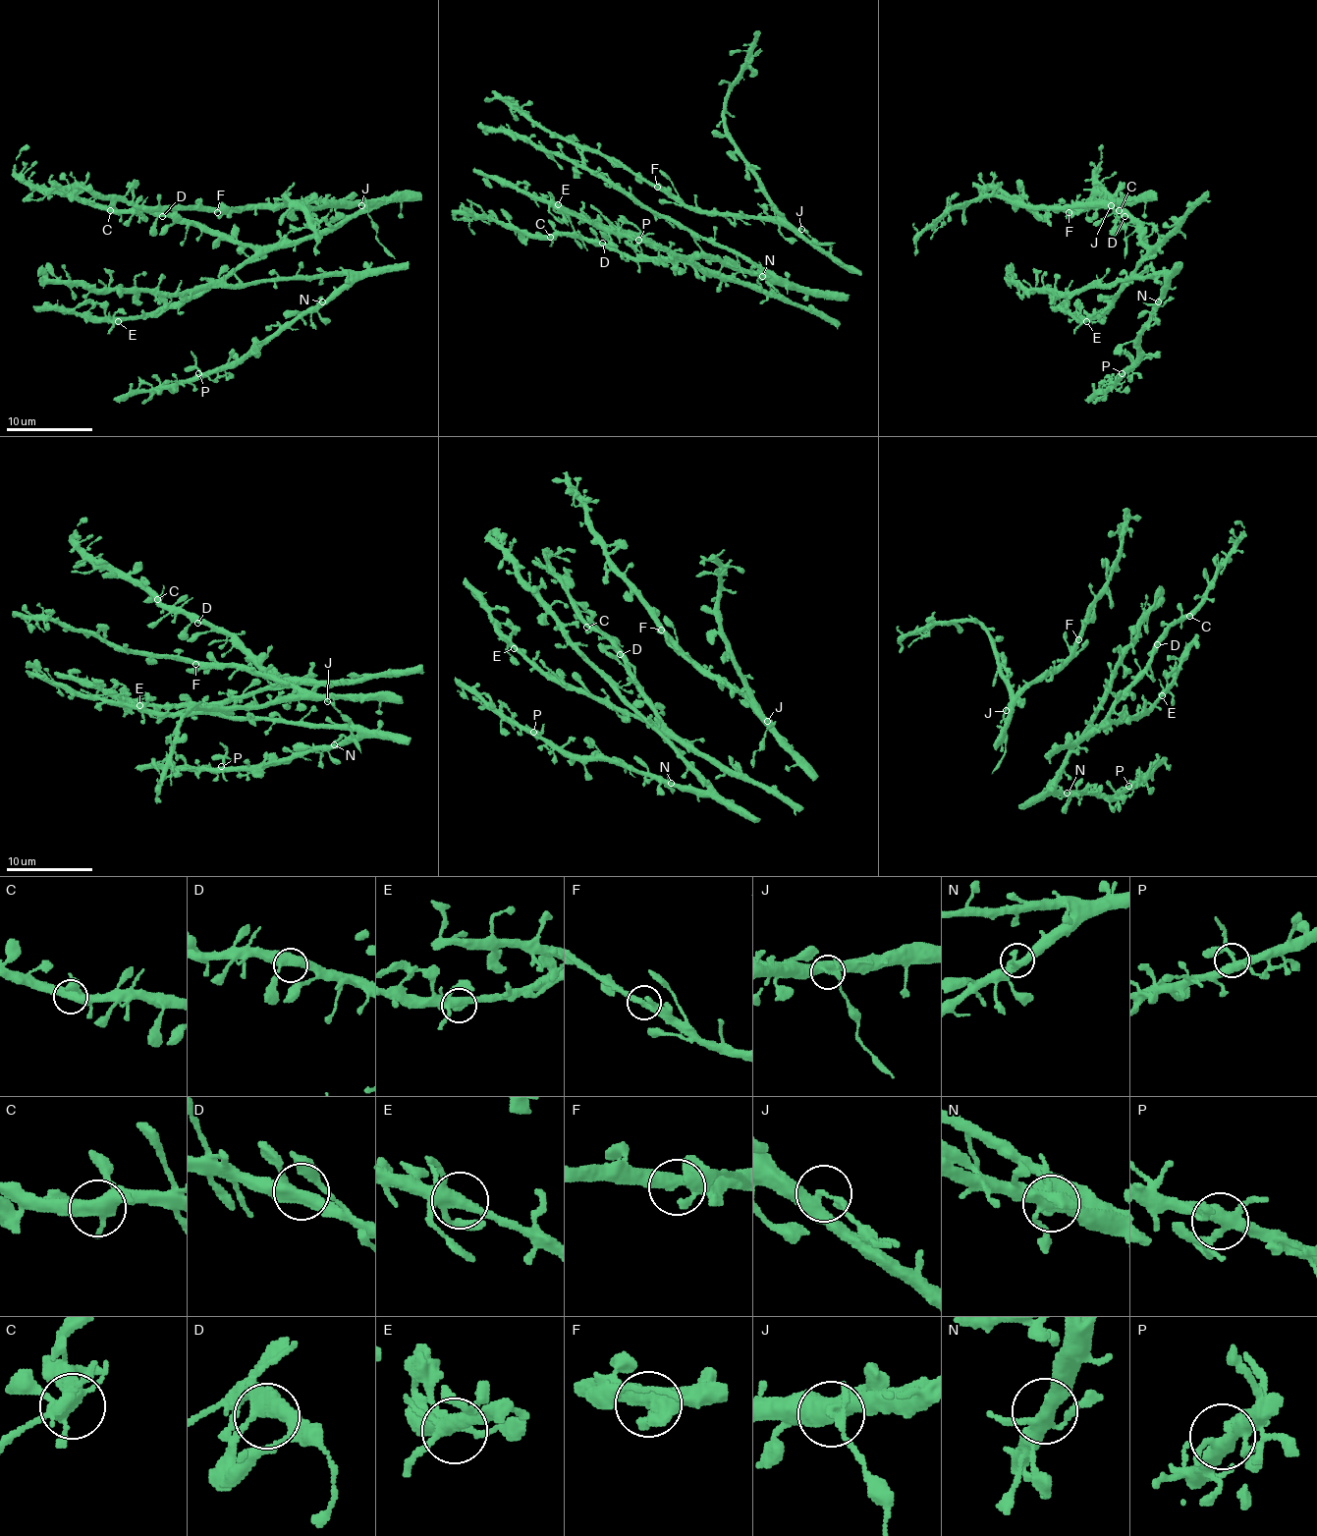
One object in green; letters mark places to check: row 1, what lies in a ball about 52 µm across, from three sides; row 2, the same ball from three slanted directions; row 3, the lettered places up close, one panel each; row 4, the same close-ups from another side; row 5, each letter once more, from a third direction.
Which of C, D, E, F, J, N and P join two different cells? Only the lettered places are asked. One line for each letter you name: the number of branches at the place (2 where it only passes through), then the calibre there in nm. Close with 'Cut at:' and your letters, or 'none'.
J: branches 4; calibre 280 nm
Cut at: J

